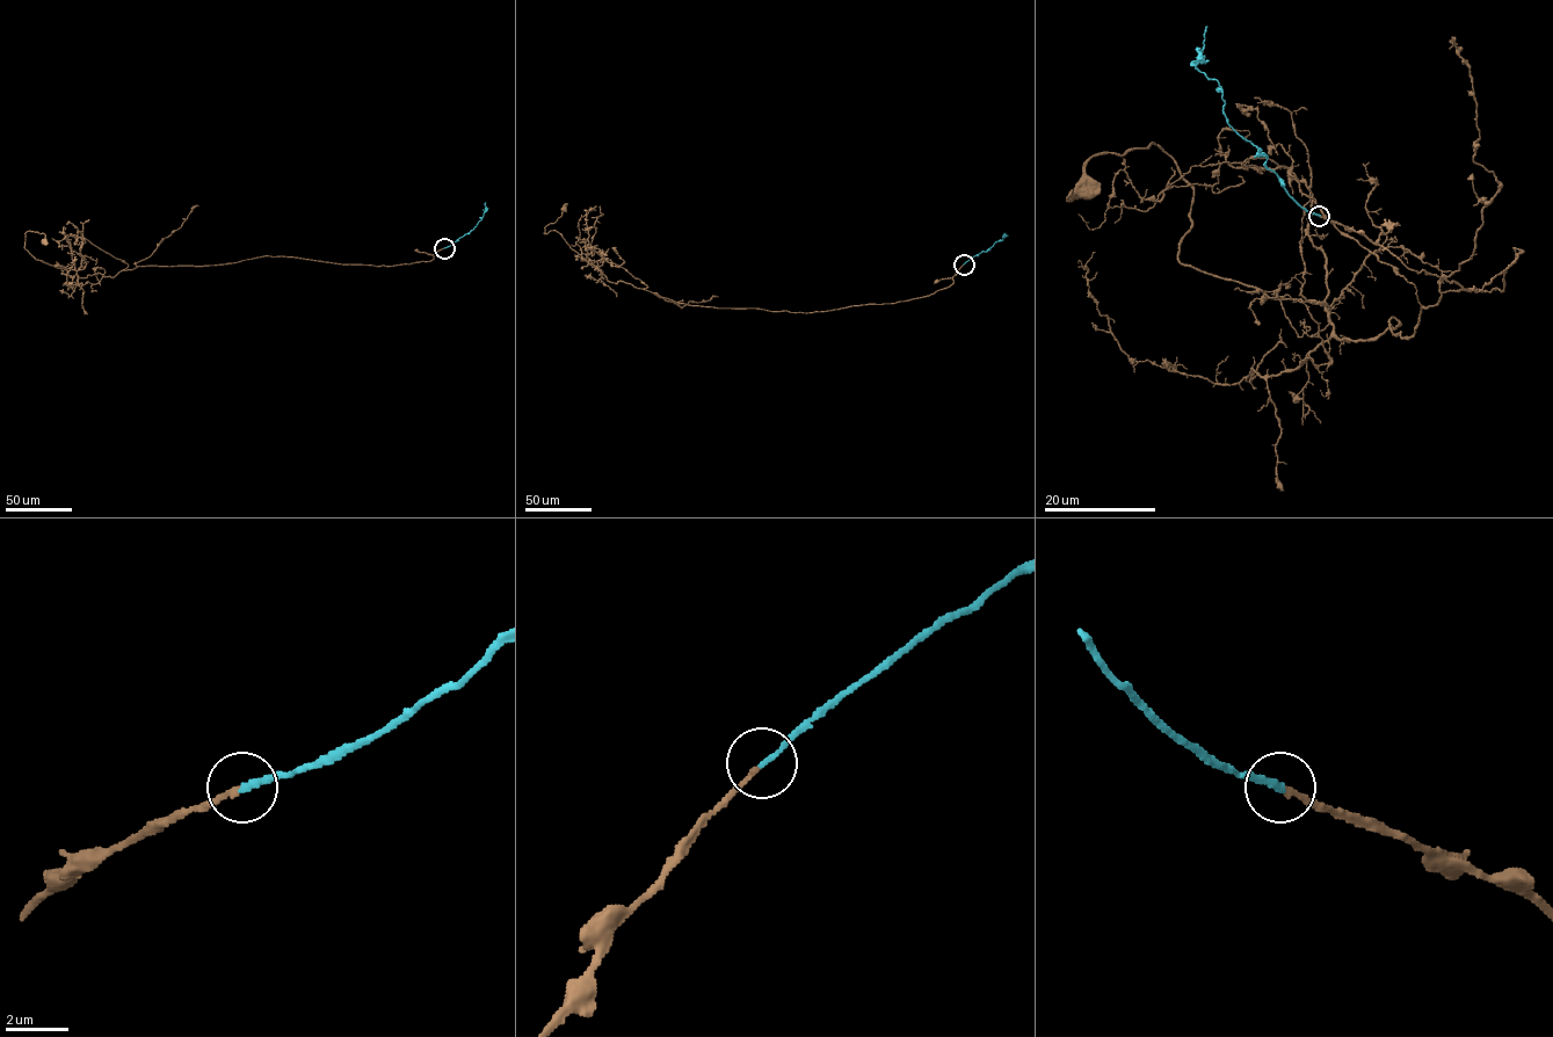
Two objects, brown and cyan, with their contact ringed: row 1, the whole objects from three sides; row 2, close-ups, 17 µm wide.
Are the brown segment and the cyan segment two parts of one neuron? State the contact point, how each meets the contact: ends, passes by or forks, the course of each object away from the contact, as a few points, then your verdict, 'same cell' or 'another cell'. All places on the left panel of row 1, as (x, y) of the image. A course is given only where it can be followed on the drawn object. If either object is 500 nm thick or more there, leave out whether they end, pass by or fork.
(444, 248) | brown ends | cyan ends | brown via (444, 248), (428, 261), (390, 266), (263, 255), (80, 277), (24, 248), (28, 231), (43, 233), (43, 241) | cyan via (444, 248), (472, 230), (481, 219), (485, 202) | same cell

